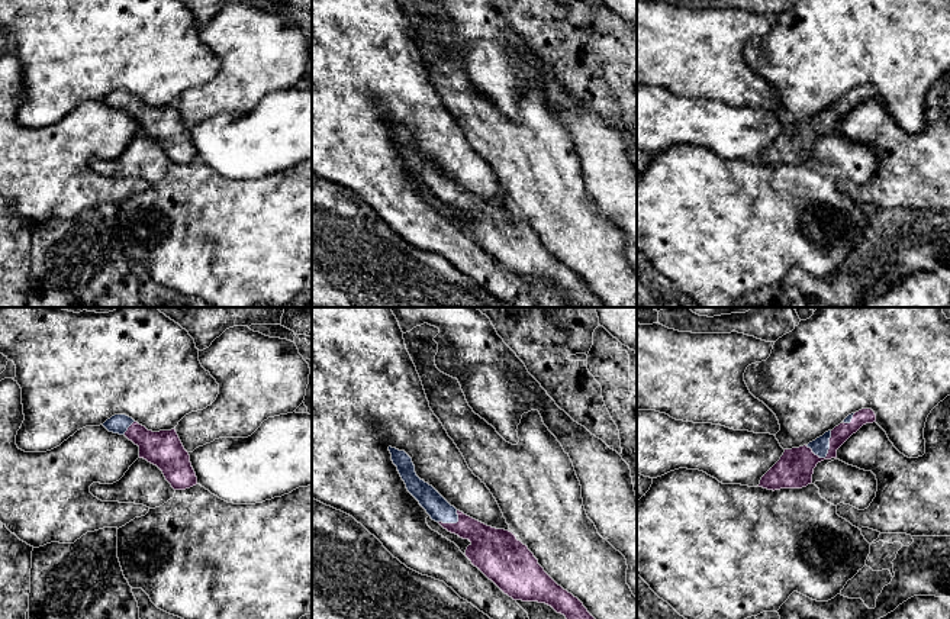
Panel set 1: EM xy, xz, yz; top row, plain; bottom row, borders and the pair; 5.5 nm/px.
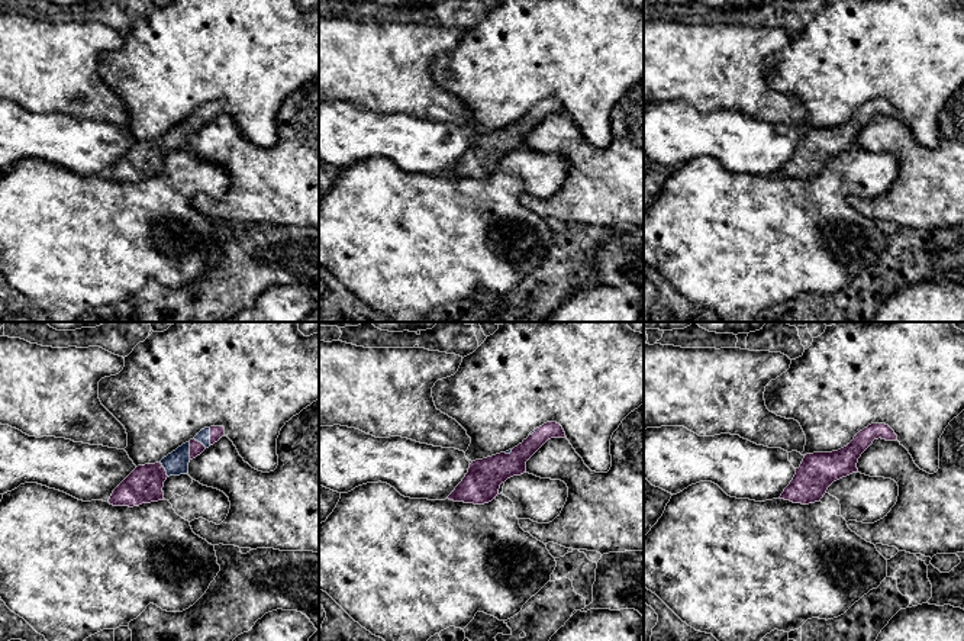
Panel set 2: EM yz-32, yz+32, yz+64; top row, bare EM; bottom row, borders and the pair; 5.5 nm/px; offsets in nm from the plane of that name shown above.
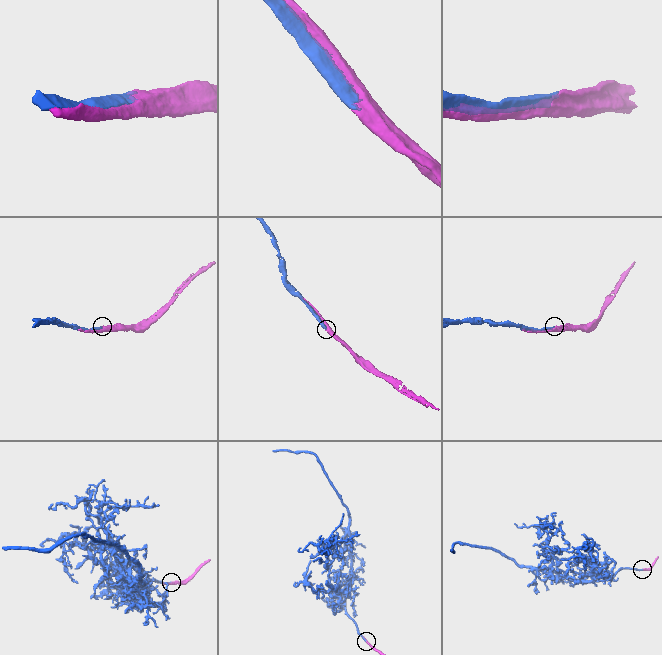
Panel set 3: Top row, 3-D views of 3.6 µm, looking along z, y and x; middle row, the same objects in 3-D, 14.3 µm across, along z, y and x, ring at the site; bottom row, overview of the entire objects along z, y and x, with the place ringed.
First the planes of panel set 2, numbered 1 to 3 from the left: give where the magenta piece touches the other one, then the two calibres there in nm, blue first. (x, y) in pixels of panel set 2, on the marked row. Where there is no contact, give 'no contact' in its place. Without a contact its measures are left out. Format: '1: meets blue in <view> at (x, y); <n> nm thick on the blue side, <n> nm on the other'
1: meets blue in yz-32 at (189, 450); 130 nm thick on the blue side, 80 nm on the other
2: meets blue in yz+32 at (508, 453); 20 nm thick on the blue side, 200 nm on the other
3: no contact

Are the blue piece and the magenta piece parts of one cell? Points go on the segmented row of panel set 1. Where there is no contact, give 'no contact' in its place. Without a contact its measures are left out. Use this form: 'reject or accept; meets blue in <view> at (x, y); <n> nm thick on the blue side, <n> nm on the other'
accept; meets blue in yz at (828, 447); 100 nm thick on the blue side, 200 nm on the other

